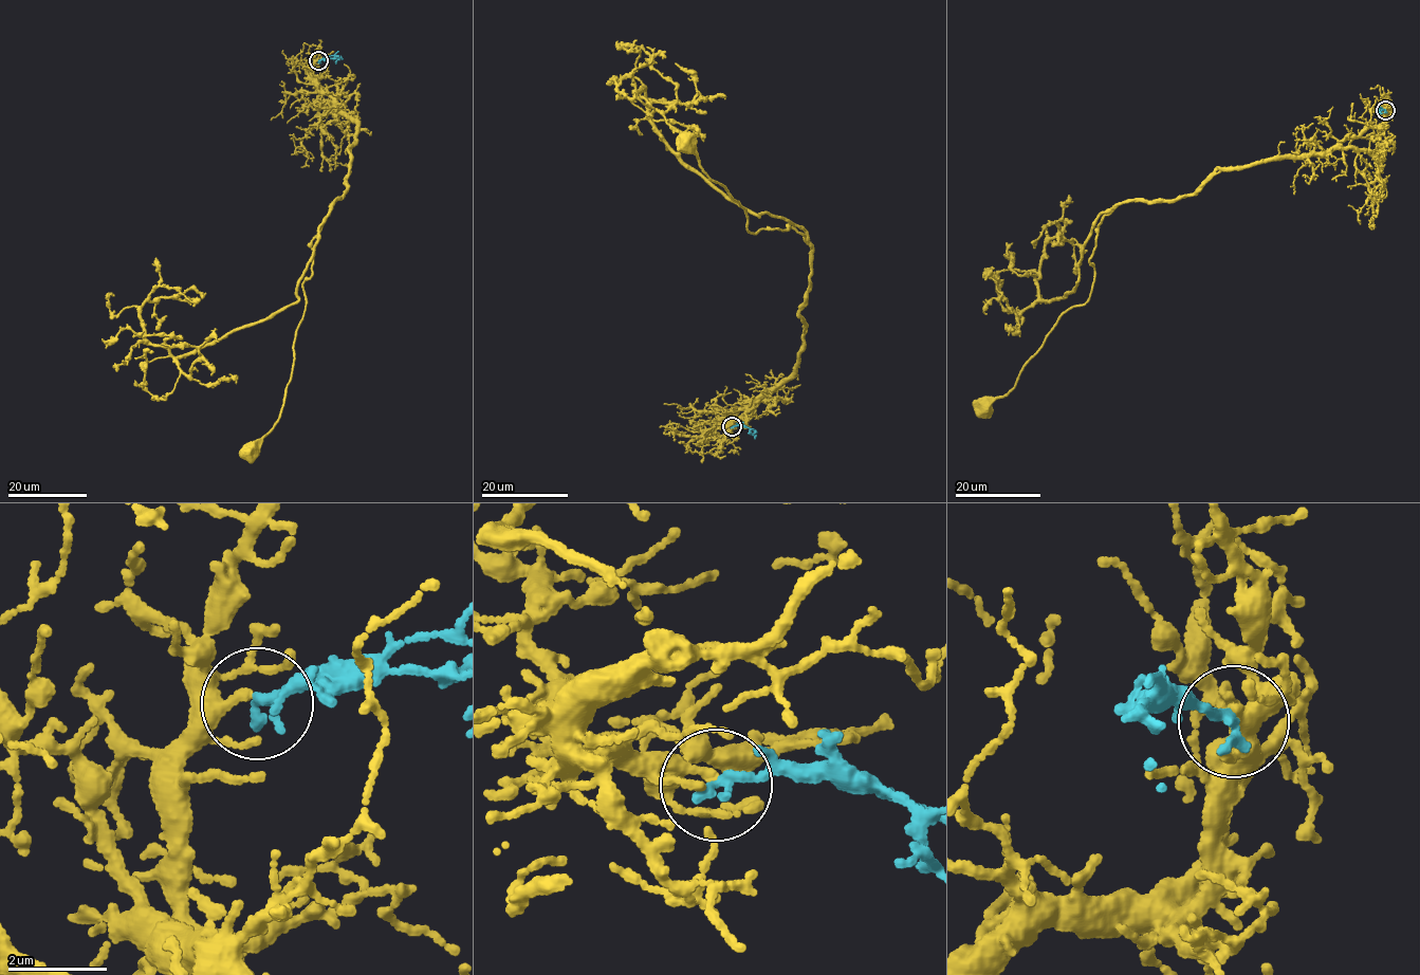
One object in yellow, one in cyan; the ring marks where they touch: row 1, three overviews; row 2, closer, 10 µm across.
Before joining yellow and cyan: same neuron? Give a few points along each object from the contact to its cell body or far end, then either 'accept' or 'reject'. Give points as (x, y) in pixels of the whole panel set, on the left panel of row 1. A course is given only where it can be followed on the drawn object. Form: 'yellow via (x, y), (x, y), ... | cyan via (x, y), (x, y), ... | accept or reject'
yellow via (318, 60), (313, 79), (355, 122), (346, 189), (313, 239), (280, 416), (251, 451) | cyan via (319, 60), (343, 58) | accept

